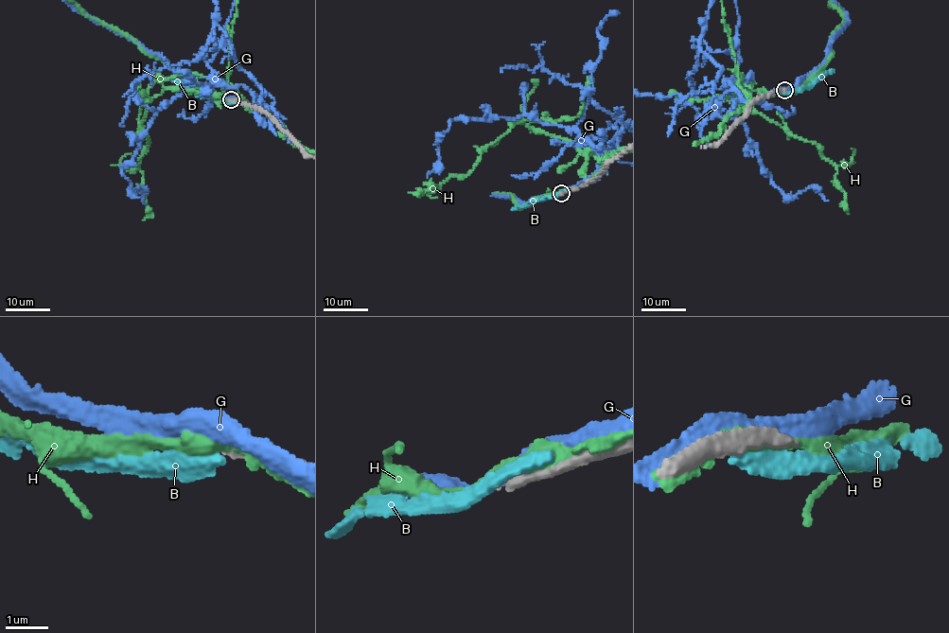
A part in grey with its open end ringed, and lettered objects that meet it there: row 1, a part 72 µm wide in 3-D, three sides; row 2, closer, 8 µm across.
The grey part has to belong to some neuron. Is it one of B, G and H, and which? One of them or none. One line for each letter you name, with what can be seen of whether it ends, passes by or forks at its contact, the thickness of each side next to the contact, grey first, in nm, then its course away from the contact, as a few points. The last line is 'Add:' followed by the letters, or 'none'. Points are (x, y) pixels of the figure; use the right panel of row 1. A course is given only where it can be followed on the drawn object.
Add: none

